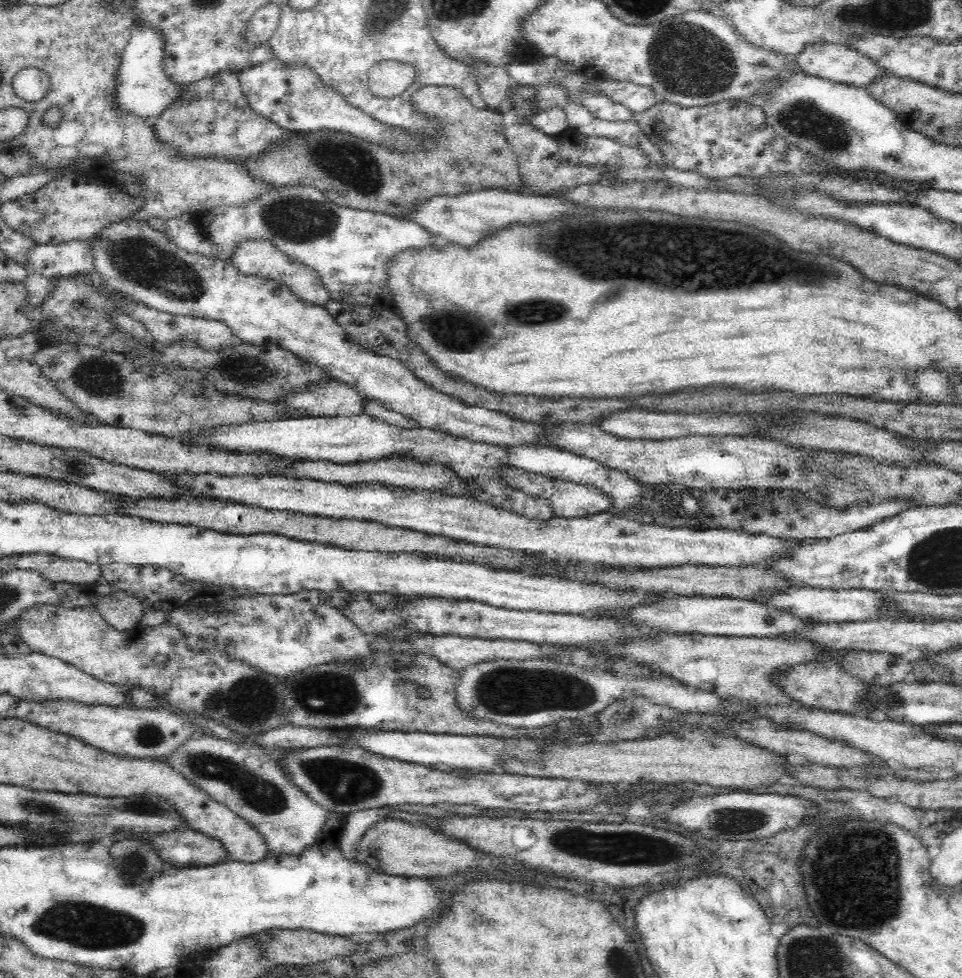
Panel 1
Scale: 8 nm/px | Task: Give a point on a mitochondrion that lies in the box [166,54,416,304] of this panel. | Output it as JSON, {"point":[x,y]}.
{"point":[355,168]}

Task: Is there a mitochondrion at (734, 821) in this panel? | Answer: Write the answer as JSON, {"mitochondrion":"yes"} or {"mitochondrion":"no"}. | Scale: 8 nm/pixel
{"mitochondrion":"yes"}

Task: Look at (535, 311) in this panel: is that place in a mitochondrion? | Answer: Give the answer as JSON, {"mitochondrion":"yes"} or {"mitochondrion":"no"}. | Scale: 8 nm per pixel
{"mitochondrion":"yes"}

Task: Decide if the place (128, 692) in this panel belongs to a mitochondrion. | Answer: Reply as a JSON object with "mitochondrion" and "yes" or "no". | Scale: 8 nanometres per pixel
{"mitochondrion":"no"}

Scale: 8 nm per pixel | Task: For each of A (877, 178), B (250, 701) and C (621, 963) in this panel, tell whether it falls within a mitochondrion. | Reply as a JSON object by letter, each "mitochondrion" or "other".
{"A":"other","B":"mitochondrion","C":"mitochondrion"}

